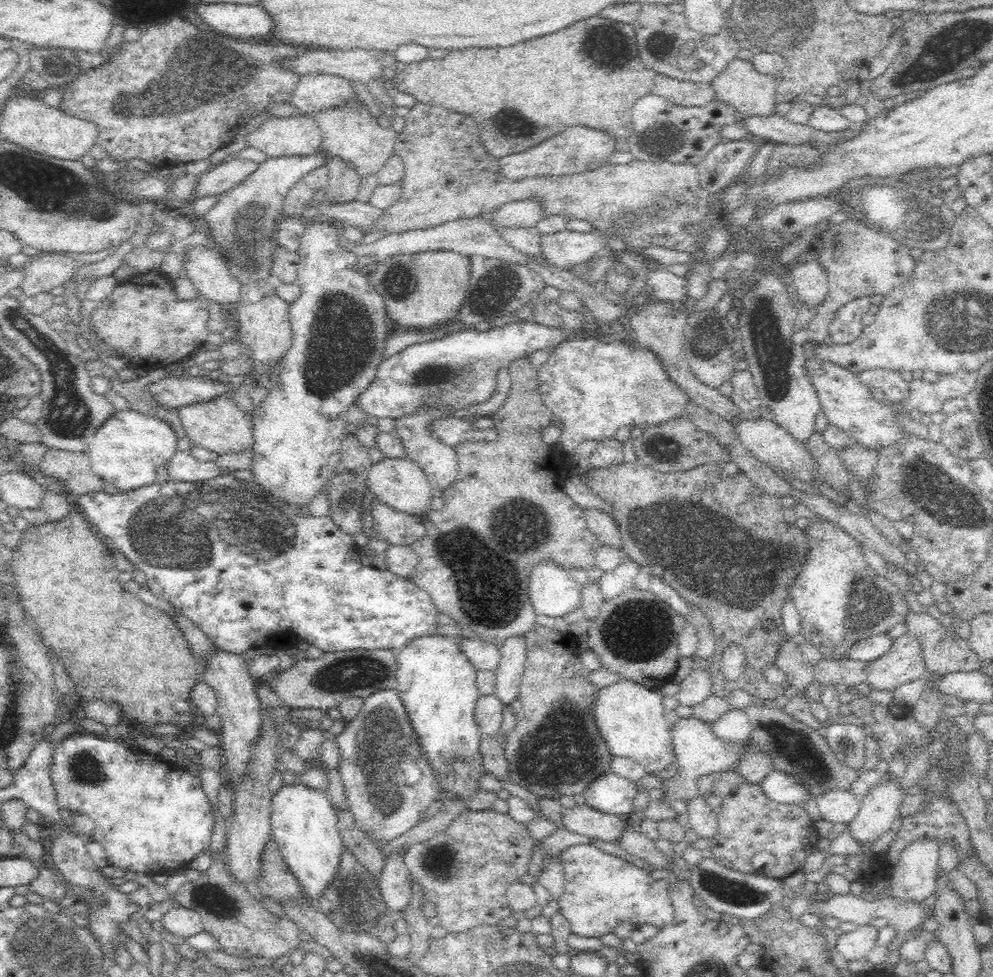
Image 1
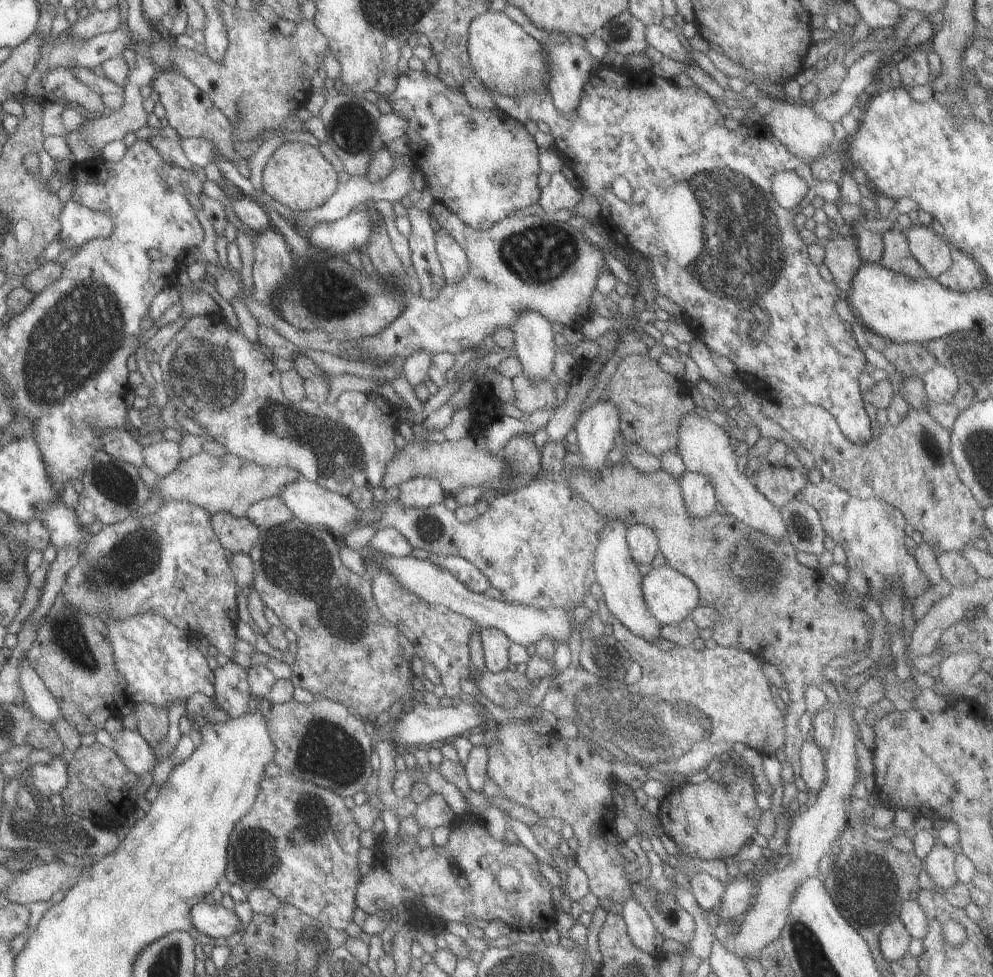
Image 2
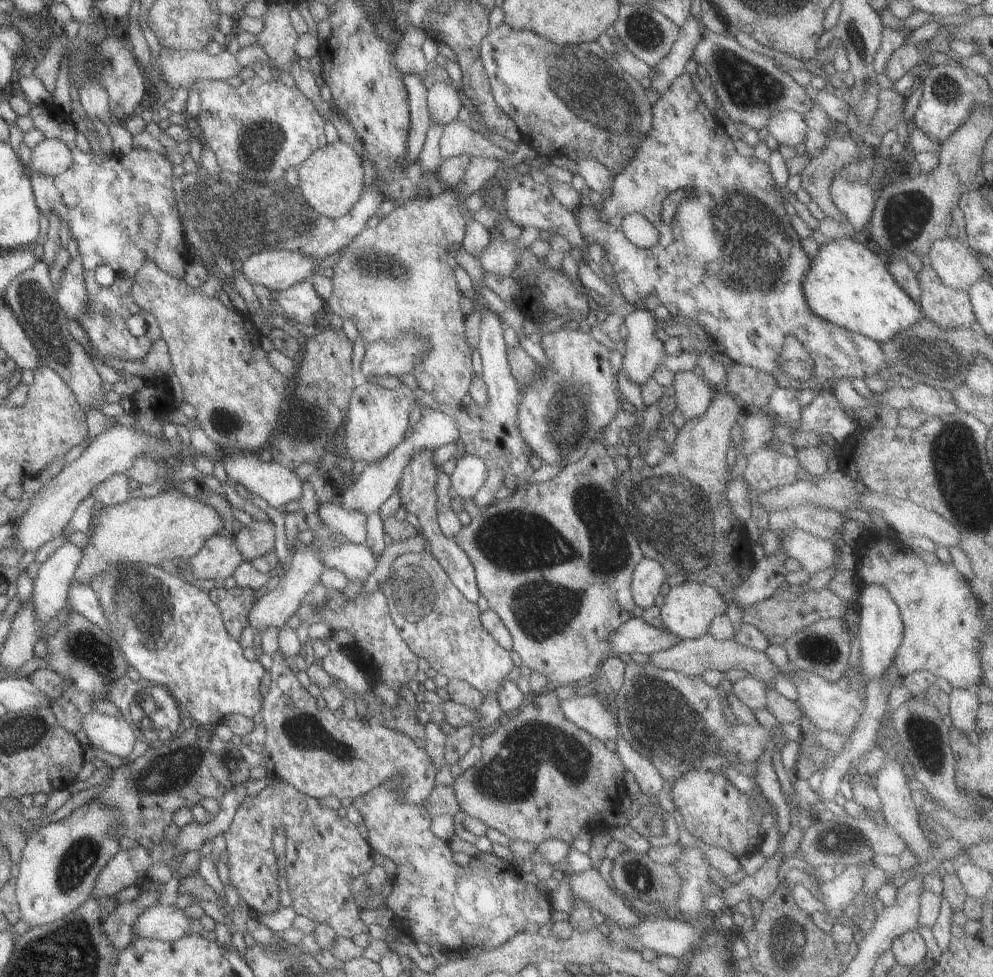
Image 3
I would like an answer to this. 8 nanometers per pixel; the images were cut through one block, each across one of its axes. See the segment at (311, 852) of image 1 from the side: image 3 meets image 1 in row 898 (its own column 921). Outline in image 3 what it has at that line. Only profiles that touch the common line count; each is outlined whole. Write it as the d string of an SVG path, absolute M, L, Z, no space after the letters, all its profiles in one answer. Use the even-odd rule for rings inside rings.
M838 238L818 245L801 286L805 304L815 316L878 344L923 317L919 304L889 274L883 256L863 238Z

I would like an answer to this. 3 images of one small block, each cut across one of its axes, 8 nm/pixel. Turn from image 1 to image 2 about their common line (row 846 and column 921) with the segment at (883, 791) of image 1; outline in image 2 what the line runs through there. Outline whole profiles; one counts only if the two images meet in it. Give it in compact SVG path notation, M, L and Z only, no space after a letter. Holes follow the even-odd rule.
M934 845L921 860L921 870L924 870L932 881L934 889L947 889L956 883L956 876L953 870L952 848Z

